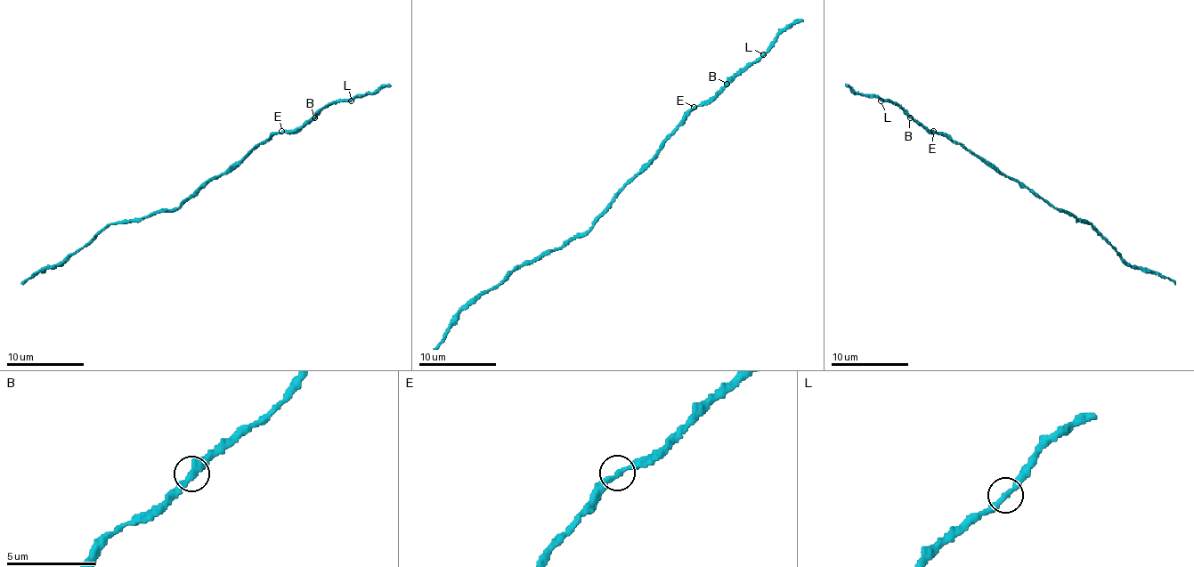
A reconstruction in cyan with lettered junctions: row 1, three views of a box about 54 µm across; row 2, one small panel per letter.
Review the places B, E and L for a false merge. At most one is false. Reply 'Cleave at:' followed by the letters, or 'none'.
Cleave at: none

